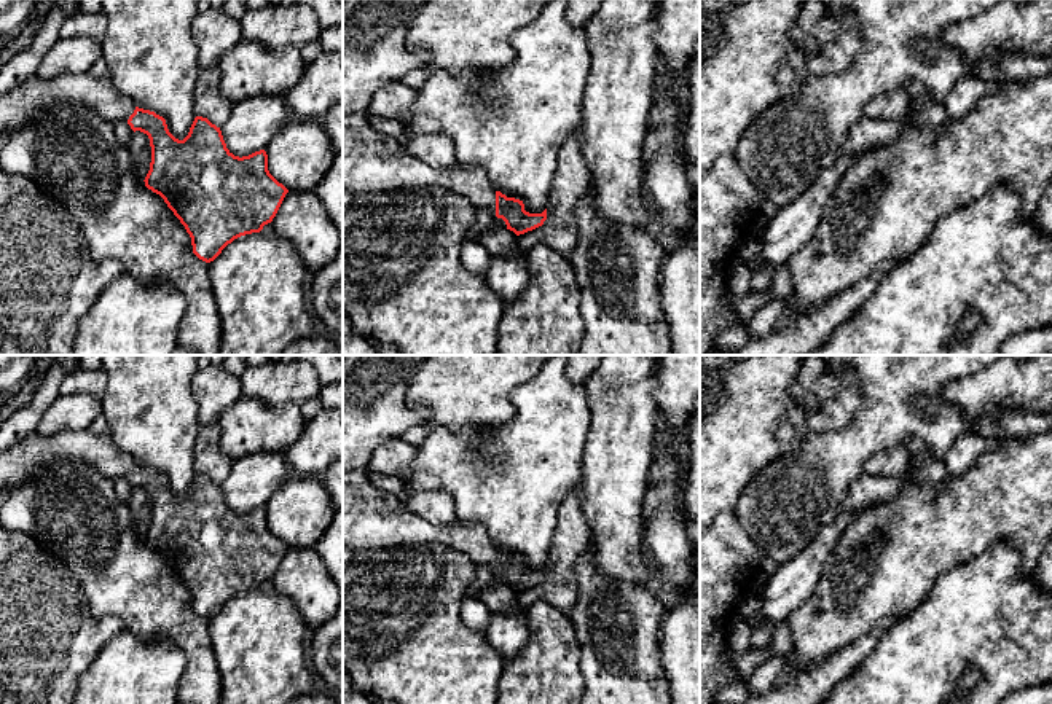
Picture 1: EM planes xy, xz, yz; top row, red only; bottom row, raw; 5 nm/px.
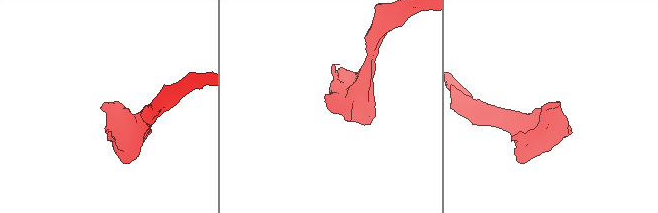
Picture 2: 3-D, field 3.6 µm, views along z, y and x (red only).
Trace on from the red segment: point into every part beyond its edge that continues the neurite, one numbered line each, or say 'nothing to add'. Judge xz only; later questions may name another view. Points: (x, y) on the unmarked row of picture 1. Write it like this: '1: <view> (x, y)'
1: xz (372, 518)

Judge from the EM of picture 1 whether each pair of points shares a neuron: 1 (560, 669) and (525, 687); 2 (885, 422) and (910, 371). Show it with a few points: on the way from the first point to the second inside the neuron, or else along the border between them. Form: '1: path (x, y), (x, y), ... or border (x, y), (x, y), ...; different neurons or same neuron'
1: path (552, 672), (537, 687), (533, 687); same neuron
2: path (885, 410), (885, 397), (898, 384); same neuron

